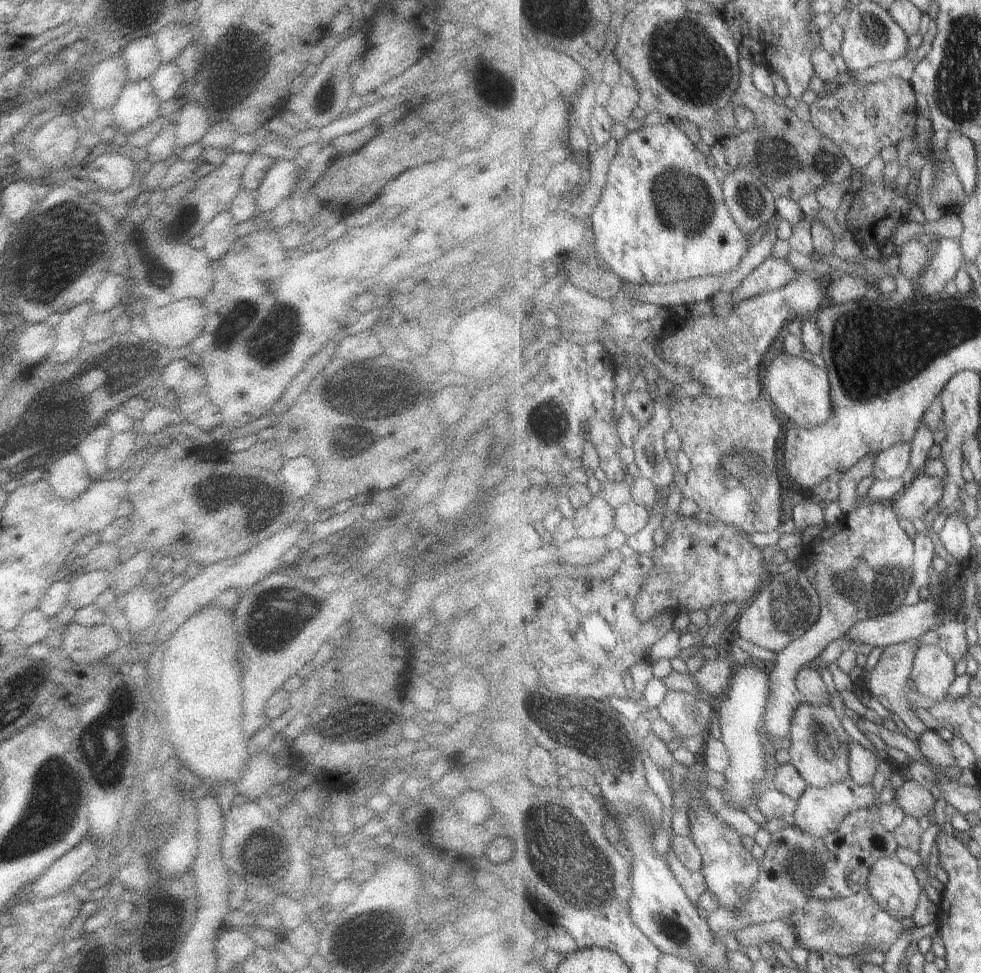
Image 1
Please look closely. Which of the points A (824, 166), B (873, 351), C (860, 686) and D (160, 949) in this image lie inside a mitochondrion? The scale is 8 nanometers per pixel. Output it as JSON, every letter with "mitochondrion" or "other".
{"A":"mitochondrion","B":"mitochondrion","C":"other","D":"other"}

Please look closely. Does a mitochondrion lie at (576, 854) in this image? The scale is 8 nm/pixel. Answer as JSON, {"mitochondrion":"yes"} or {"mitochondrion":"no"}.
{"mitochondrion":"yes"}

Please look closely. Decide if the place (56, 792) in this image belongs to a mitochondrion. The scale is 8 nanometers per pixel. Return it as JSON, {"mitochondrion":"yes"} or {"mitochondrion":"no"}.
{"mitochondrion":"yes"}

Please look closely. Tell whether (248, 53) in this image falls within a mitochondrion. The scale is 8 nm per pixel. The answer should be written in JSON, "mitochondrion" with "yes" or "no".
{"mitochondrion":"yes"}

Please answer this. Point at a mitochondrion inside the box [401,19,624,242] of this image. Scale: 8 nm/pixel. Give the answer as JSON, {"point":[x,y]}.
{"point":[503,95]}

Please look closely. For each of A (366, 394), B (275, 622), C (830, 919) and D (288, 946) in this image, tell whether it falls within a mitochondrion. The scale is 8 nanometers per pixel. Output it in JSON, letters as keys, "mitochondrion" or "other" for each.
{"A":"mitochondrion","B":"mitochondrion","C":"mitochondrion","D":"other"}

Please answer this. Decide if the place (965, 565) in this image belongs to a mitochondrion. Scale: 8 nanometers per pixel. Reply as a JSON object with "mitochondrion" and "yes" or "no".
{"mitochondrion":"no"}

